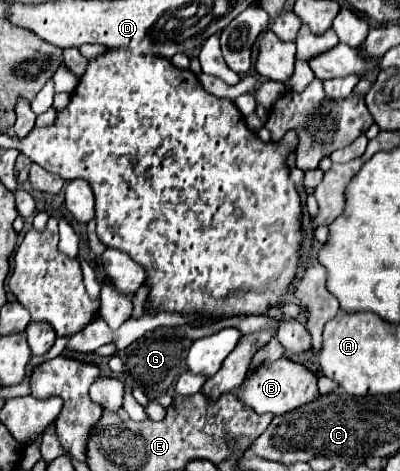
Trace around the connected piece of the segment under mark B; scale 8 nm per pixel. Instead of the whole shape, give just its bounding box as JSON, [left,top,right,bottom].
[237,357,319,415]

